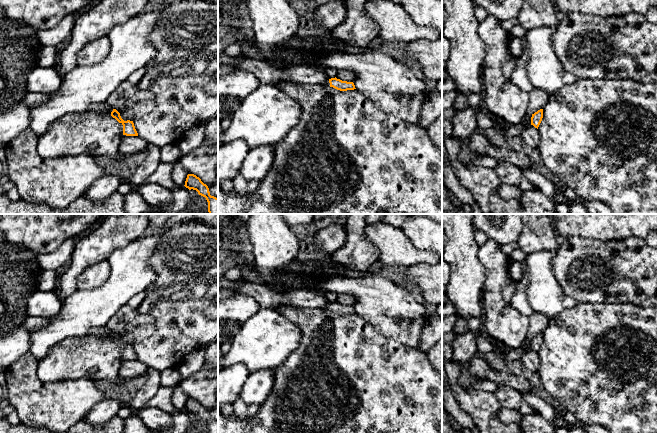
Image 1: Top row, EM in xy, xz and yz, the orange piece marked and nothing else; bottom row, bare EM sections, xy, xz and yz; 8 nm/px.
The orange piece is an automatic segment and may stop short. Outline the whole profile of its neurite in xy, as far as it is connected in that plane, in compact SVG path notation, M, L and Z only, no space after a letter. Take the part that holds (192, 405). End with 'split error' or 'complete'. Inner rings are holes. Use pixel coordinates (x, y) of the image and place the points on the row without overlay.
M188 398L184 410L189 414L196 414L199 419L205 421L208 426L208 433L218 433L218 422L210 419L208 410L199 401Z | complete

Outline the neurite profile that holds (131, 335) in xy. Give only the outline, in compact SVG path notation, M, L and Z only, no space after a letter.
M154 323L140 324L138 326L128 328L124 333L116 334L120 337L120 340L124 345L133 345L136 341L151 336L155 332L155 329L156 326Z

